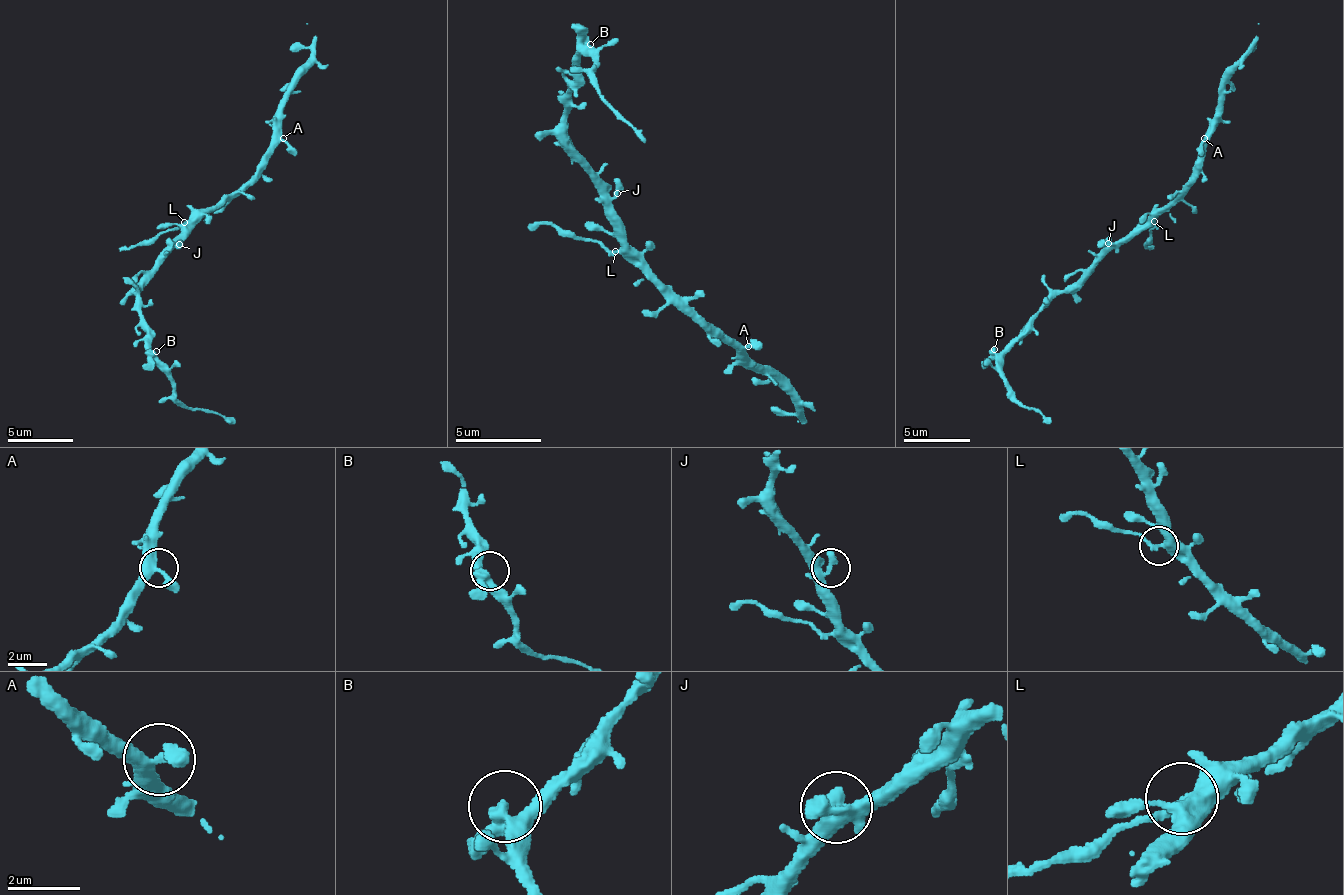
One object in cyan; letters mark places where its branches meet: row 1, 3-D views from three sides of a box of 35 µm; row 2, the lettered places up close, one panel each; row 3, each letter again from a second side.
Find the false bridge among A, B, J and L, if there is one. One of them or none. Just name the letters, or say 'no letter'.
L

